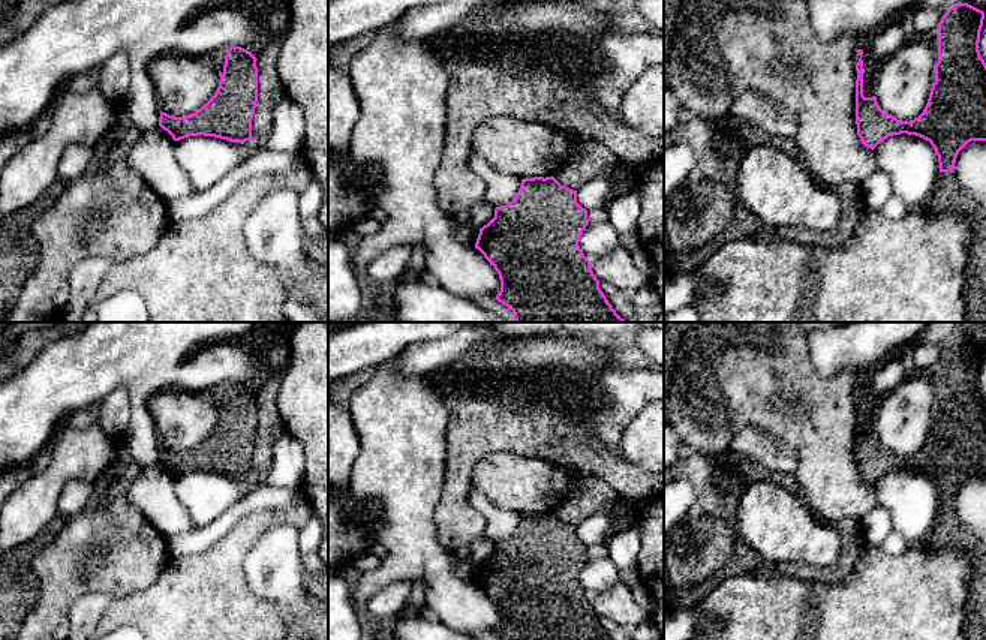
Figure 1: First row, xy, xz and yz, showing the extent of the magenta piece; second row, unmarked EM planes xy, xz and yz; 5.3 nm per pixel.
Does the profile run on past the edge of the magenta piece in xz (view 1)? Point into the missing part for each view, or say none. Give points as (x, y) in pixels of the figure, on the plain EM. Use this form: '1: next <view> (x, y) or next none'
1: next none

